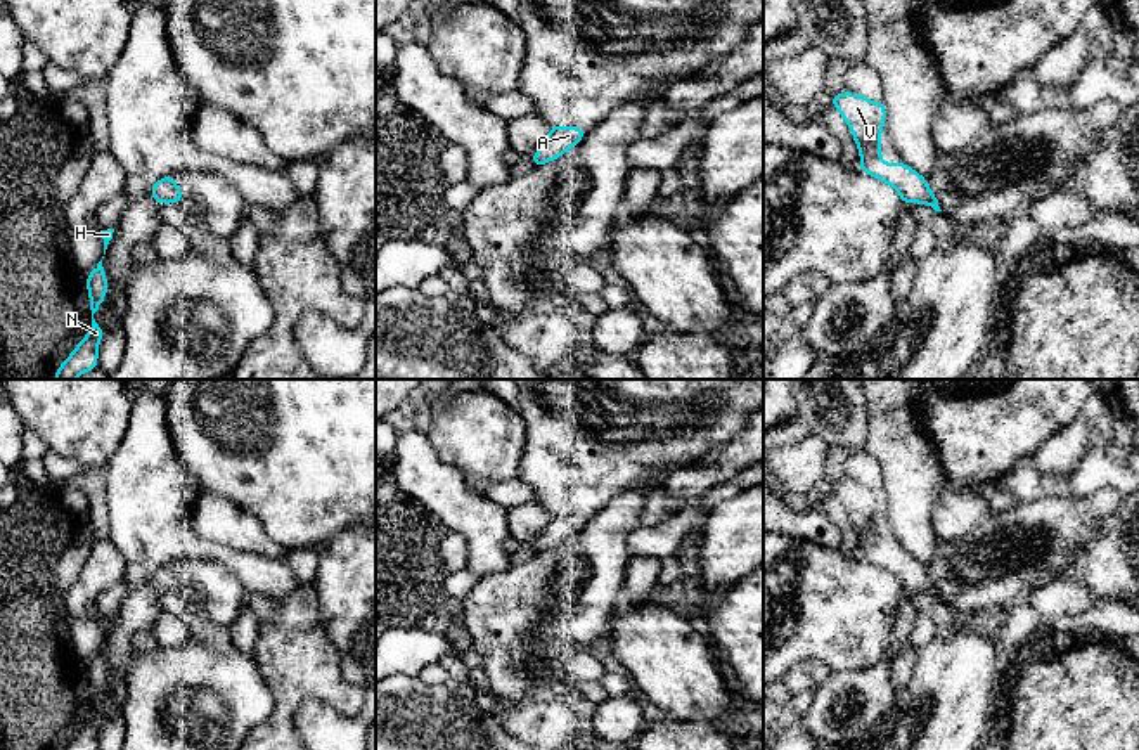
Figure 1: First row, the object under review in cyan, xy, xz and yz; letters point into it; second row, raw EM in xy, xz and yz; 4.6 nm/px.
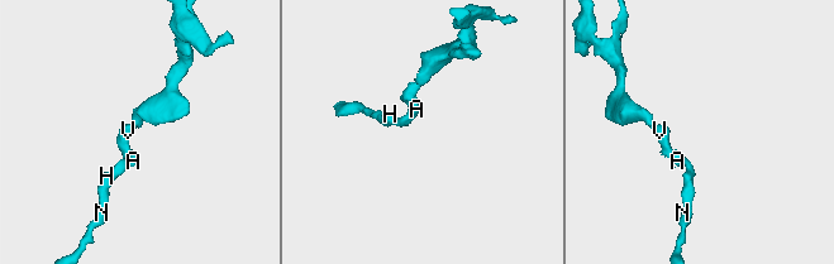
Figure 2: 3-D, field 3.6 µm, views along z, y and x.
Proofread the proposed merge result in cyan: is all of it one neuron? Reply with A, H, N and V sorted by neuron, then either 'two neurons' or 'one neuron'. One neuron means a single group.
A H N V; one neuron

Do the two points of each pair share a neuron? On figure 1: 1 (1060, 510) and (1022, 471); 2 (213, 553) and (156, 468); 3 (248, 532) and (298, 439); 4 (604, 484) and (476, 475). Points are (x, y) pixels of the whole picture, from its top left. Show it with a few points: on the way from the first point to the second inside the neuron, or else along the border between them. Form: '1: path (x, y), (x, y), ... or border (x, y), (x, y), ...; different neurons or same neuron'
1: border (1044, 494), (1022, 503); different neurons
2: path (189, 541), (156, 508), (156, 492); same neuron
3: border (220, 496), (250, 511), (281, 548); different neurons
4: border (527, 437), (527, 447), (516, 477); different neurons

